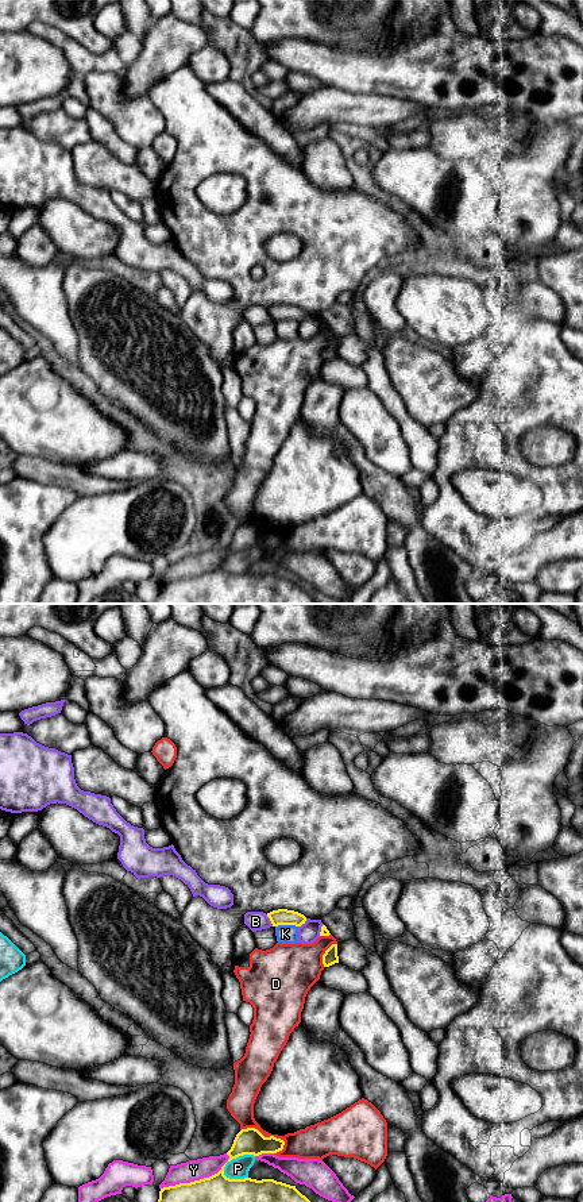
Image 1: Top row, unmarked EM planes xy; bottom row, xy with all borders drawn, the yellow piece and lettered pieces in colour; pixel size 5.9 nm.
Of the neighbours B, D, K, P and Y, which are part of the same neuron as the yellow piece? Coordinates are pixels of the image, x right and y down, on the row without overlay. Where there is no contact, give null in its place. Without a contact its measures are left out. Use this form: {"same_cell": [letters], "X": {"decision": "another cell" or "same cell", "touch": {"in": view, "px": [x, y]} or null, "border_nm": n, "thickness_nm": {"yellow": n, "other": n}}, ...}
{"same_cell": [], "B": {"decision": "another cell", "touch": {"in": "xy", "px": [270, 315]}, "border_nm": 80, "thickness_nm": {"yellow": 100, "other": 110}}, "D": {"decision": "another cell", "touch": {"in": "xy", "px": [266, 532]}, "border_nm": 280, "thickness_nm": {"yellow": 160, "other": 180}}, "K": {"decision": "another cell", "touch": {"in": "xy", "px": [286, 319]}, "border_nm": 140, "thickness_nm": {"yellow": 100, "other": 110}}, "P": {"decision": "another cell", "touch": {"in": "xy", "px": [235, 553]}, "border_nm": 220, "thickness_nm": {"yellow": 260, "other": 130}}, "Y": {"decision": "another cell", "touch": {"in": "xy", "px": [196, 576]}, "border_nm": 460, "thickness_nm": {"yellow": 380, "other": 130}}}

